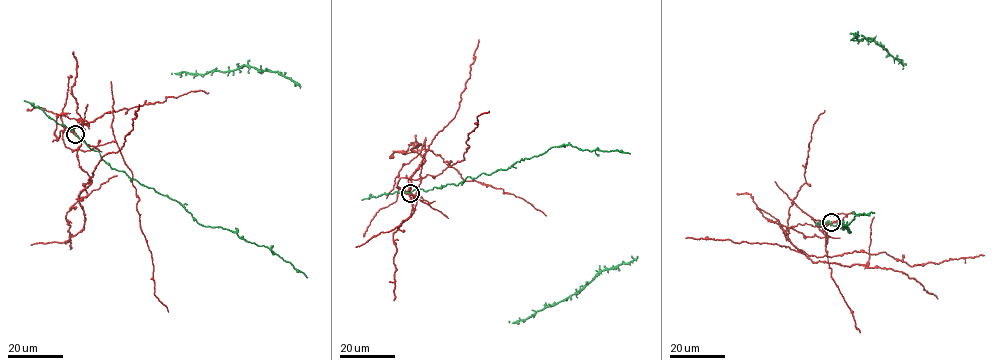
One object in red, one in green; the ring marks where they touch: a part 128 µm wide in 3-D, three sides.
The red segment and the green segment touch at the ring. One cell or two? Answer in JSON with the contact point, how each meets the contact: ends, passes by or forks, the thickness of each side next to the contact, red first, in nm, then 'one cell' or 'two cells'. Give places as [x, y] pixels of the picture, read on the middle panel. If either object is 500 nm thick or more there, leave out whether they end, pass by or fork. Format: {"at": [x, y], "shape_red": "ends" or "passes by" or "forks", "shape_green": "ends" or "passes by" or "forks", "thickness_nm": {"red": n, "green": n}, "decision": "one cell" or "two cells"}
{"at": [410, 193], "shape_red": "forks", "shape_green": "passes by", "thickness_nm": {"red": 280, "green": 190}, "decision": "two cells"}

